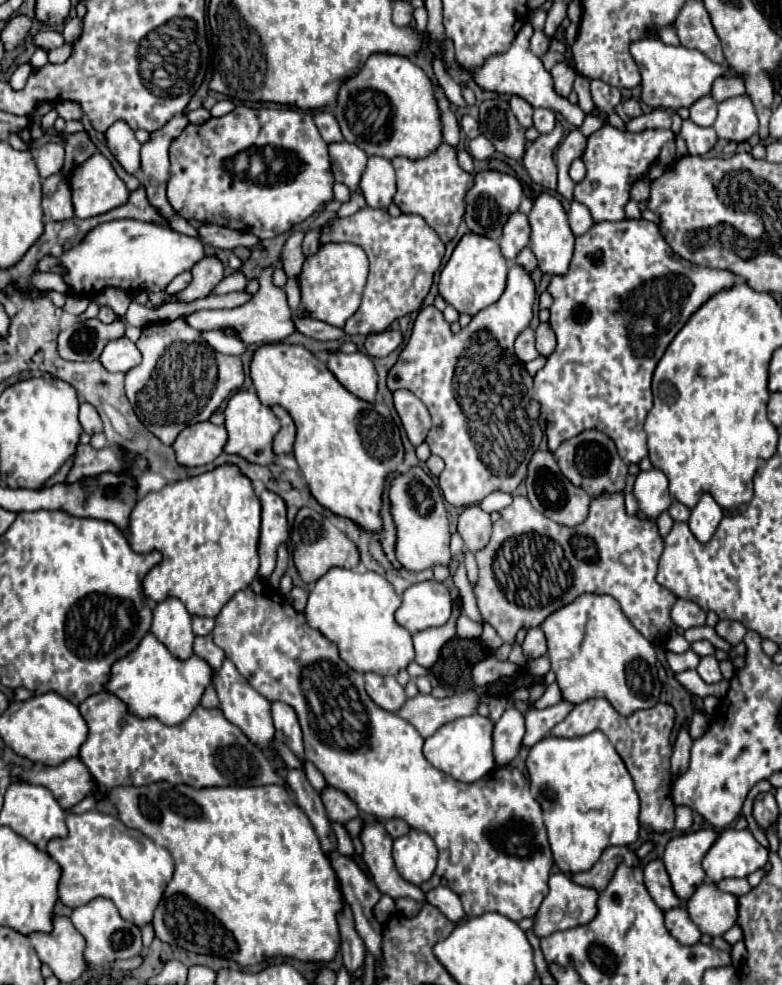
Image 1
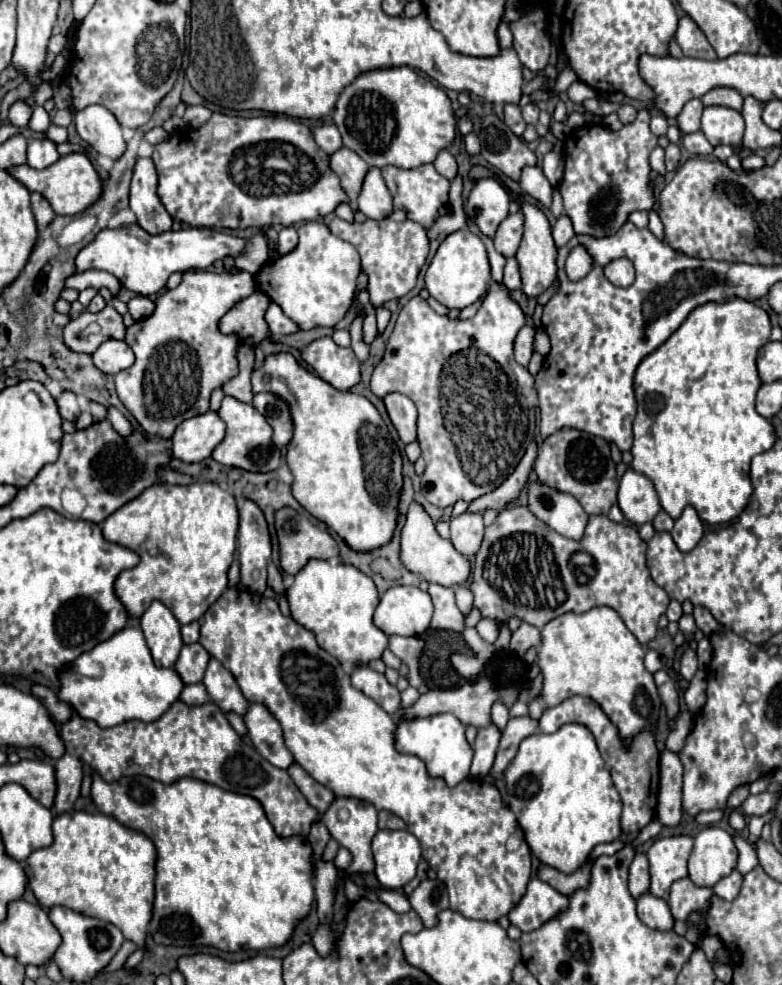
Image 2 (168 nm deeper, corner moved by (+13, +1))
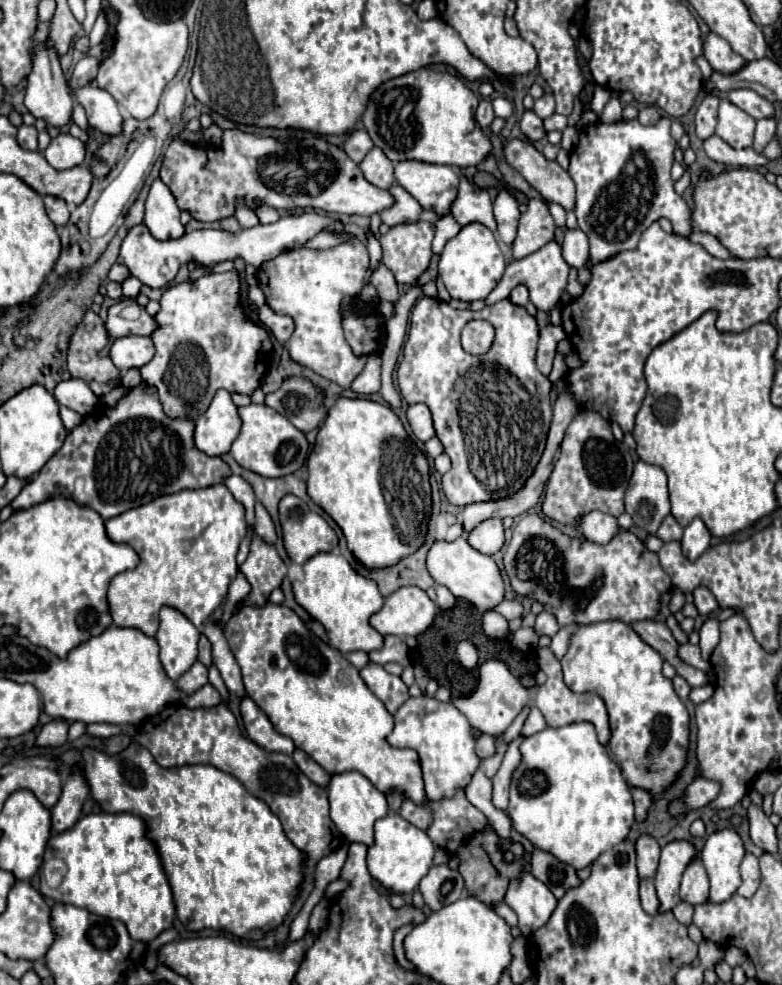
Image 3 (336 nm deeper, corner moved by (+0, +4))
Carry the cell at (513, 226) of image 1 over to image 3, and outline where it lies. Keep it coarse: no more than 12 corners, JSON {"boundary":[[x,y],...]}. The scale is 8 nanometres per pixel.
{"boundary":[[530,200],[512,242],[514,260],[554,238],[544,200]]}

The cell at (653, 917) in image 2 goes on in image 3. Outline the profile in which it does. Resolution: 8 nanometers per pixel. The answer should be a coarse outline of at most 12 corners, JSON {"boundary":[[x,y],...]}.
{"boundary":[[640,880],[640,900],[646,914],[656,916],[658,904],[654,882]]}

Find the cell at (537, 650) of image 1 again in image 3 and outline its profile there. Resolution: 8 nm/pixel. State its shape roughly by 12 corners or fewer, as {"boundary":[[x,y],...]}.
{"boundary":[[552,614],[536,616],[534,632],[552,638],[560,626]]}

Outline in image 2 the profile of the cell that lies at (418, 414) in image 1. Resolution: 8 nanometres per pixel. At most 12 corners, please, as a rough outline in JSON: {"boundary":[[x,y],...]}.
{"boundary":[[401,395],[385,397],[403,443],[417,439],[417,407]]}

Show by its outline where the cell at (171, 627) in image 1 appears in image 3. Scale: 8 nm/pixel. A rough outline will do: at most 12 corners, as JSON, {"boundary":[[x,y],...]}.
{"boundary":[[160,610],[160,662],[178,680],[198,658],[196,626]]}

